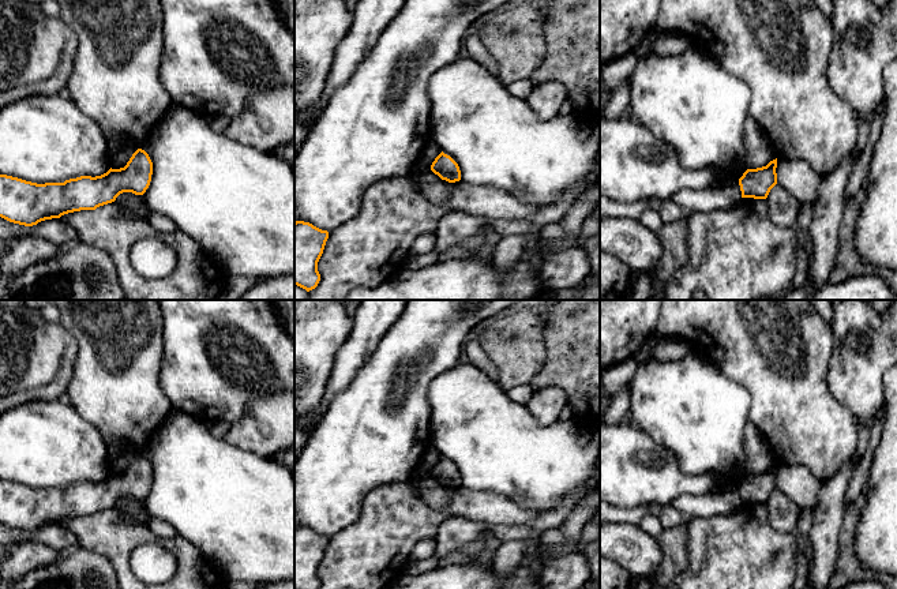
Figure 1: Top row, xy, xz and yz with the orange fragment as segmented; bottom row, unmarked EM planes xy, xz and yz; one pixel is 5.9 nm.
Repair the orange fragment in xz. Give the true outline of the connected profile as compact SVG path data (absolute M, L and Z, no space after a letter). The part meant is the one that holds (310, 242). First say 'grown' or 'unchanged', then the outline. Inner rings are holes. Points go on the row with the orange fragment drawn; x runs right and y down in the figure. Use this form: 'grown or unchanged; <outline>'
unchanged; M294 222L294 285L307 292L320 281L318 262L323 254L329 232L309 222Z

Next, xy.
unchanged; M138 149L127 165L109 169L101 176L80 176L64 183L37 184L0 175L0 217L19 225L33 226L64 214L95 210L112 203L123 192L143 195L150 185L153 162Z

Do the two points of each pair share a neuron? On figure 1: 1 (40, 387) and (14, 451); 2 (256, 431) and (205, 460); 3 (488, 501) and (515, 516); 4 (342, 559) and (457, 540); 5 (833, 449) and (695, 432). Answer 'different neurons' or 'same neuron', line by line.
1: different neurons
2: different neurons
3: same neuron
4: different neurons
5: different neurons

